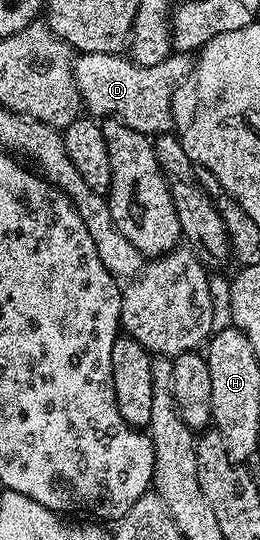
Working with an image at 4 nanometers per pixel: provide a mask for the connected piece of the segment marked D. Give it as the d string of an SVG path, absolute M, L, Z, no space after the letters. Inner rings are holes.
M92 54L74 56L74 77L85 111L94 118L113 118L148 137L166 134L174 127L172 98L182 79L190 73L191 57L172 54L156 66L140 66L125 55Z

